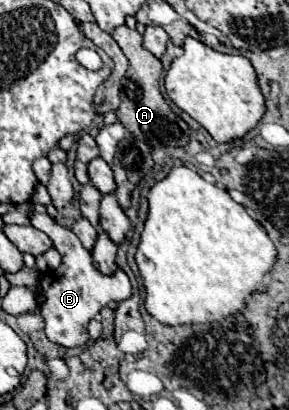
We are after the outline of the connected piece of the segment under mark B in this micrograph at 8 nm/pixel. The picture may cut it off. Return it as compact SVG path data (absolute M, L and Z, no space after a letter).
M36 213L32 219L32 225L40 231L44 231L52 241L54 247L60 251L62 265L58 269L54 269L52 273L46 273L46 281L40 281L40 287L44 289L46 295L46 303L40 307L44 319L46 319L46 337L58 345L64 347L80 347L88 341L88 321L94 317L96 311L100 311L102 307L112 307L118 305L120 301L128 299L132 295L130 289L130 279L128 275L118 269L112 277L102 275L94 263L92 263L92 255L80 245L80 239L66 227L58 225L56 221L50 219L48 213L40 215Z

